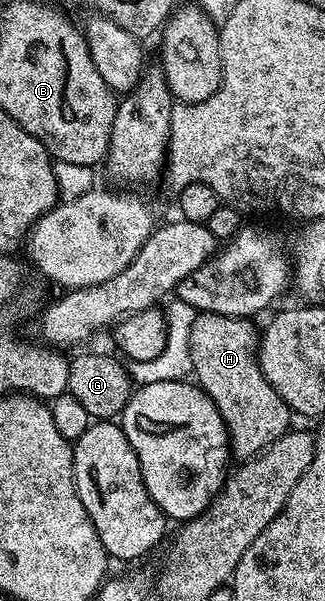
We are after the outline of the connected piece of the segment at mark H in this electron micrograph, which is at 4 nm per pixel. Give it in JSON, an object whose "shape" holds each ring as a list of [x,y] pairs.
{"shape":[[[198,314],[195,325],[191,329],[191,365],[193,366],[192,378],[198,387],[215,401],[215,409],[225,422],[225,428],[229,430],[229,446],[238,460],[248,461],[255,455],[265,452],[271,444],[285,432],[290,430],[291,412],[289,406],[271,389],[271,385],[263,377],[263,373],[257,364],[257,345],[259,342],[258,328],[253,328],[248,318],[236,319],[226,315]]]}

